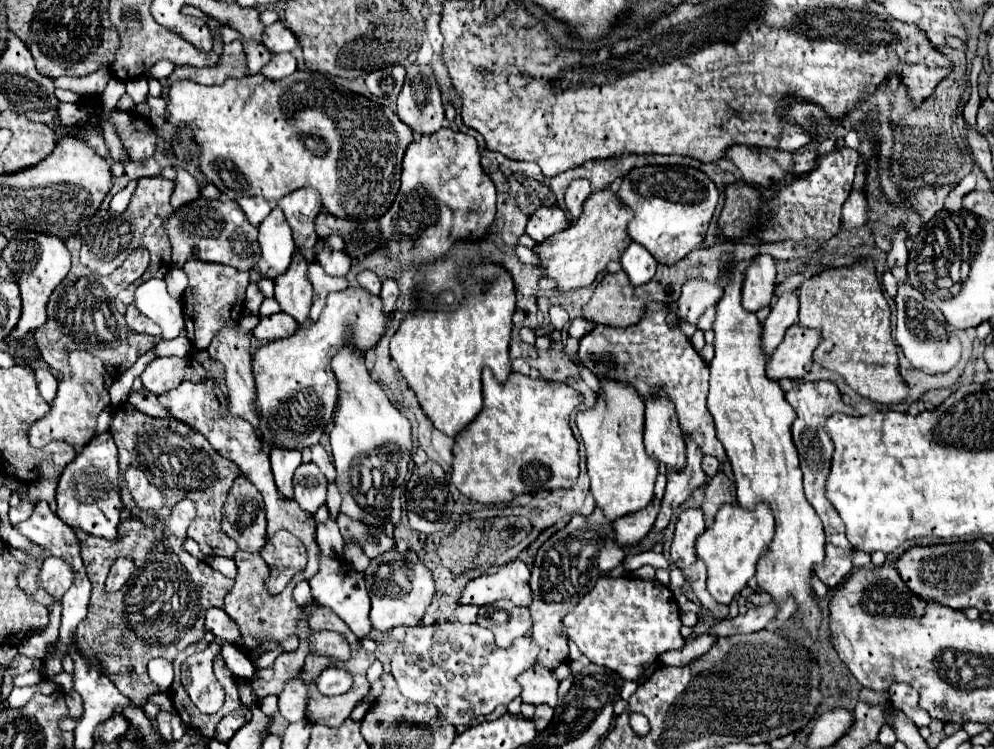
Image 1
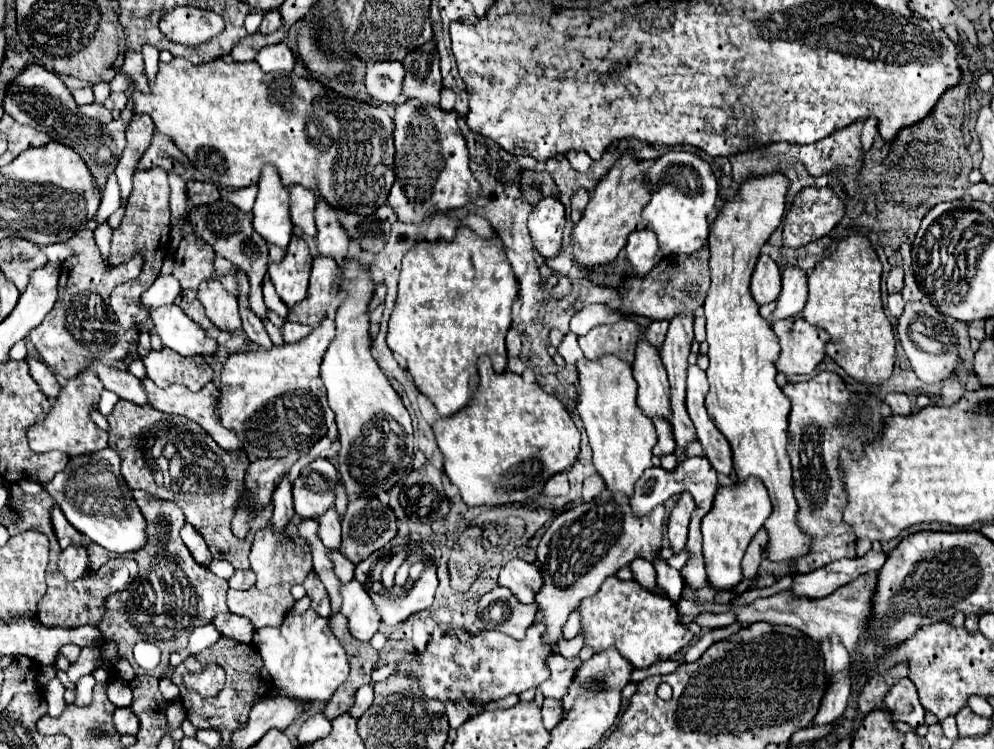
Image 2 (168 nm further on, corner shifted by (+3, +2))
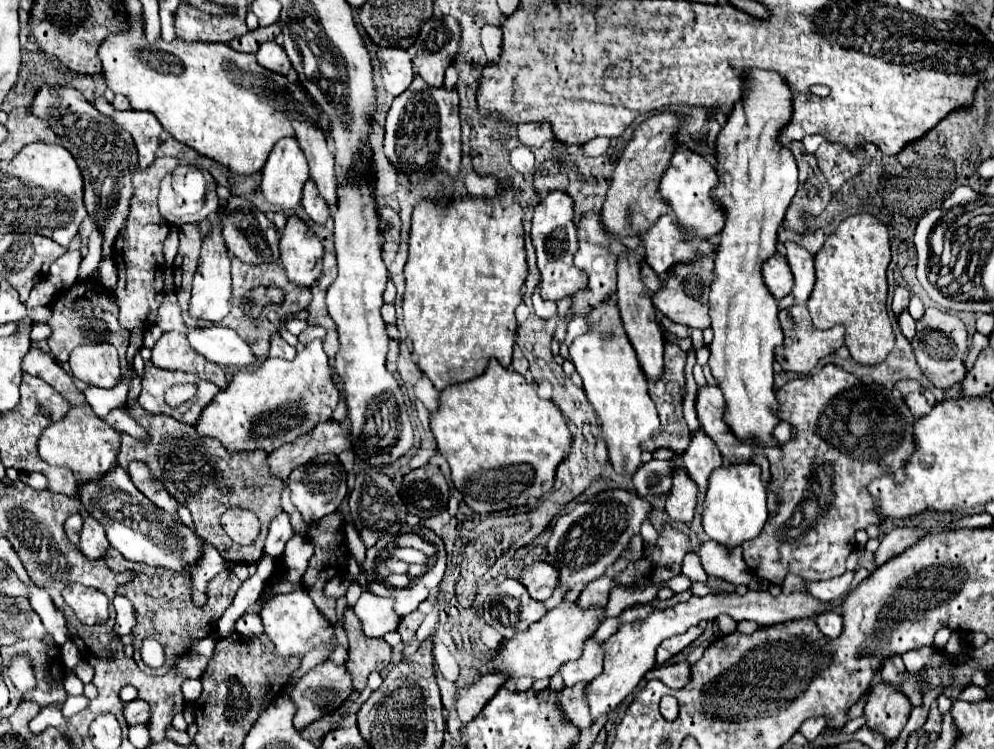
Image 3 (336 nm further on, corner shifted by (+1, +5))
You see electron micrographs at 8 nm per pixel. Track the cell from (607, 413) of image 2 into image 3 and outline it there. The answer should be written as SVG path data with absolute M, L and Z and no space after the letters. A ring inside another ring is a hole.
M603 301L599 305L595 305L589 313L589 331L581 337L577 337L573 341L573 345L569 347L571 351L571 361L577 369L577 373L583 379L583 389L591 401L591 405L595 407L595 413L601 421L601 429L603 429L603 437L607 441L607 451L609 451L609 459L615 467L615 471L619 475L633 475L641 463L641 443L649 437L653 437L653 433L659 429L659 417L657 417L657 409L655 403L649 397L649 389L647 389L647 377L637 361L635 349L629 343L629 337L621 325L621 317L619 317L619 307L617 303L609 303ZM603 333L611 333L609 339L603 339Z

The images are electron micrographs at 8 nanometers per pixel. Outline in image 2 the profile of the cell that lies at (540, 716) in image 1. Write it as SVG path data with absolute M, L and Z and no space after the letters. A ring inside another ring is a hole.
M547 698L543 702L543 708L541 708L541 714L543 714L543 724L547 730L551 730L555 724L559 724L561 720L561 702L559 700L553 700L553 698Z

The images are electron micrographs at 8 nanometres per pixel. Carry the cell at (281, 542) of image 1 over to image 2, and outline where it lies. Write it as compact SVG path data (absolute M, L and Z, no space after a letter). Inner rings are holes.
M119 400L107 422L109 444L121 458L121 474L127 486L175 502L185 512L187 522L205 538L213 558L227 560L239 570L249 570L249 550L255 532L265 528L271 520L271 504L253 518L246 539L233 536L229 522L243 490L243 476L249 466L247 454L243 450L221 450L199 424L177 414L163 414L149 404L135 406L127 400ZM167 446L173 454L165 458Z

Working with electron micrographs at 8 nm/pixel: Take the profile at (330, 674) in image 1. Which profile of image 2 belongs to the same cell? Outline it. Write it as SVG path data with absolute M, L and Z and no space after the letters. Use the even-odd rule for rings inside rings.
M311 608L301 616L289 612L281 628L255 630L253 646L261 654L275 686L291 700L325 702L349 678L350 664L345 650L329 632L327 618L317 616Z

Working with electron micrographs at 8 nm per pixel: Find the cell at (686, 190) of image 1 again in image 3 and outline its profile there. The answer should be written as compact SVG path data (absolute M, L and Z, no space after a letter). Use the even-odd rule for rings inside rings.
M675 151L669 169L665 171L663 179L661 179L661 195L667 199L667 203L671 205L671 209L677 213L677 221L679 225L687 231L689 237L703 237L703 239L711 239L719 233L719 229L723 229L723 213L719 213L719 201L715 201L711 197L712 190L717 186L717 174L715 168L700 154L693 151Z

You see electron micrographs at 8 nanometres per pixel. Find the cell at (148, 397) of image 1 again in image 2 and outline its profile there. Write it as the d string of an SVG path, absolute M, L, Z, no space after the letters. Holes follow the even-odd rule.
M95 362L89 368L95 370L97 376L99 376L99 380L103 382L103 386L107 390L115 392L119 398L129 400L129 402L133 402L137 406L145 406L147 404L147 392L143 388L141 380L137 380L131 372L109 368L109 366L103 366L99 362Z

